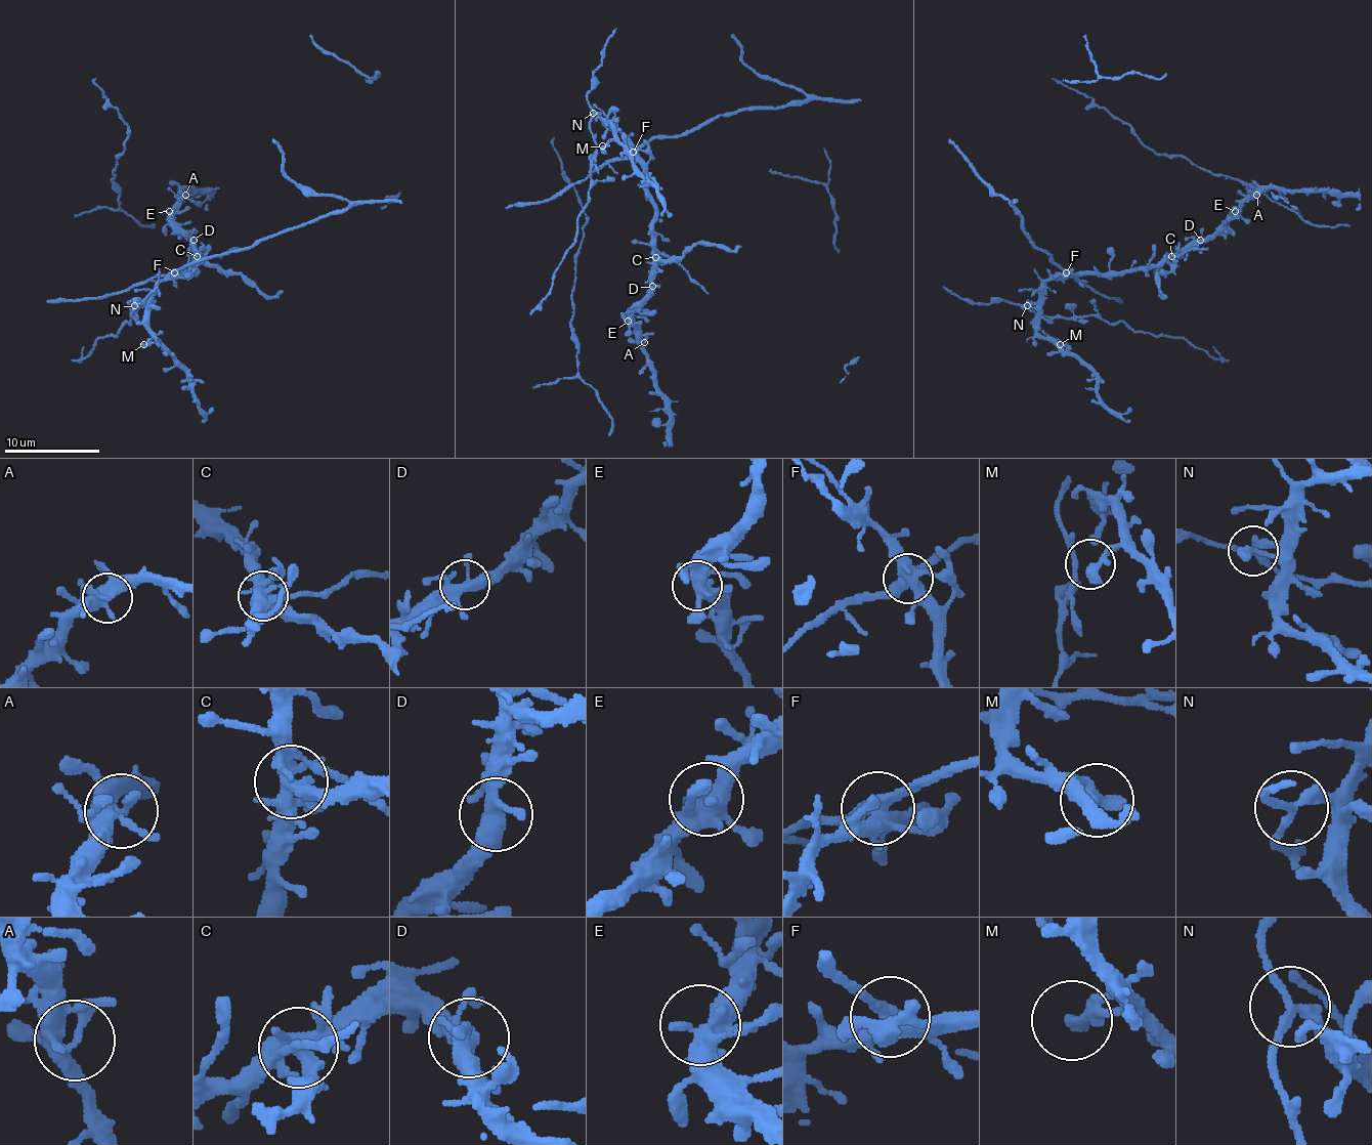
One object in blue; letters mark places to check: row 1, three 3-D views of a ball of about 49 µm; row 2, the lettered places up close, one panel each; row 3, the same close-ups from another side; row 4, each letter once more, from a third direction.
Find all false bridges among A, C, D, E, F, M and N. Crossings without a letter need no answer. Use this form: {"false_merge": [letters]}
{"false_merge": ["C", "F", "N"]}

